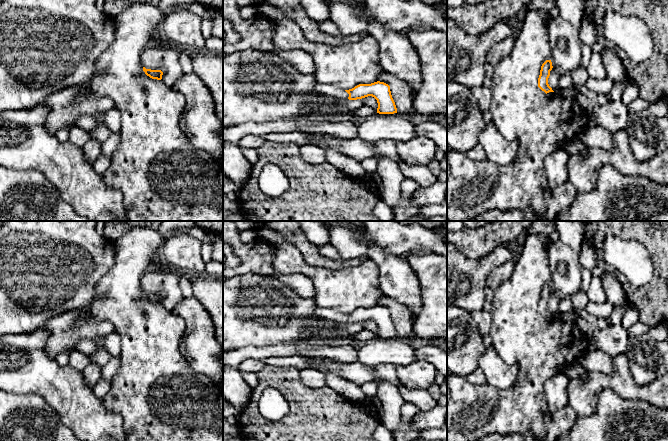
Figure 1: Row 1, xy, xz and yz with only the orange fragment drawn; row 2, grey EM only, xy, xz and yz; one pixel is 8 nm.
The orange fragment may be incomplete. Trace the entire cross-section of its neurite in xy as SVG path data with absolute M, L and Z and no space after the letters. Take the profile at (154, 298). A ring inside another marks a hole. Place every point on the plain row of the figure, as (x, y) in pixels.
M143 291L143 295L147 300L149 300L152 303L157 303L157 304L162 303L163 296L161 294L151 294Z

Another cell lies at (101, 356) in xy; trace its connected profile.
M104 339L97 340L95 342L95 344L96 344L96 351L90 357L91 362L96 364L97 366L99 366L101 369L107 364L107 362L111 358L110 353L104 347L103 341L104 341Z

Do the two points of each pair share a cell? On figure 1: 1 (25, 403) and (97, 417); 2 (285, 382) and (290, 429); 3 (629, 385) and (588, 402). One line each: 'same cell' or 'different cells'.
1: different cells
2: same cell
3: same cell

